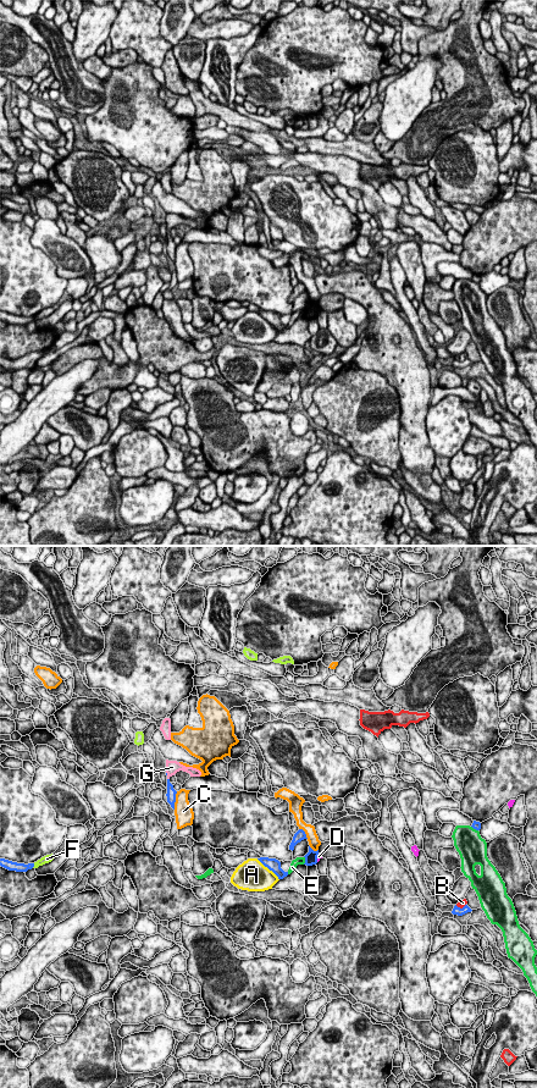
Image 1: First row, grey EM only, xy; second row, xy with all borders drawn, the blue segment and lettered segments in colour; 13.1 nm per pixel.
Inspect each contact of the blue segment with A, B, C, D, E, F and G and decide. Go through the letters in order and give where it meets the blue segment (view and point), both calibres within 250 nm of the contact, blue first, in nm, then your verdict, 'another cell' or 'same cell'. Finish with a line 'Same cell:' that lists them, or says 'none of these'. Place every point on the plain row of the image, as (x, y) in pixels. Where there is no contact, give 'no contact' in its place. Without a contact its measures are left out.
A: contact xy (269, 321); calibres 170 and 400 nm; another cell
B: contact xy (459, 360); calibres 100 and 90 nm; another cell
C: contact xy (175, 253); calibres 130 and 240 nm; another cell
D: contact xy (316, 310); calibres 160 and 50 nm; another cell
E: contact xy (305, 313); calibres 160 and 100 nm; another cell
F: contact xy (33, 319); calibres 130 and 100 nm; another cell
G: no contact; same cell
Same cell: G

